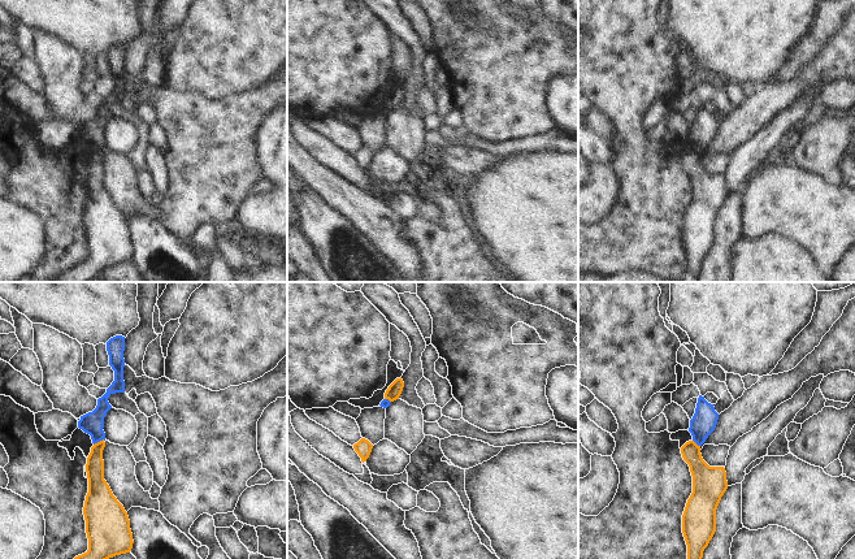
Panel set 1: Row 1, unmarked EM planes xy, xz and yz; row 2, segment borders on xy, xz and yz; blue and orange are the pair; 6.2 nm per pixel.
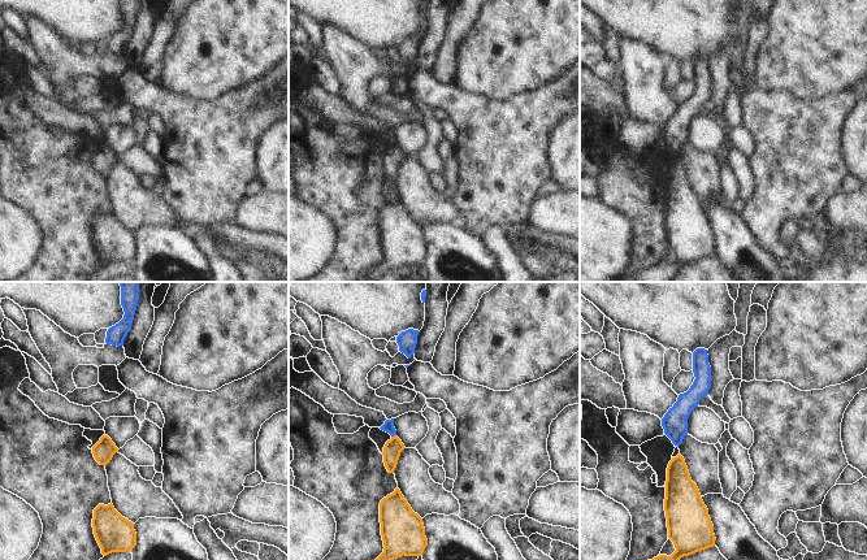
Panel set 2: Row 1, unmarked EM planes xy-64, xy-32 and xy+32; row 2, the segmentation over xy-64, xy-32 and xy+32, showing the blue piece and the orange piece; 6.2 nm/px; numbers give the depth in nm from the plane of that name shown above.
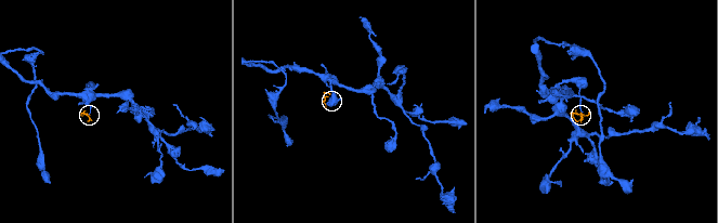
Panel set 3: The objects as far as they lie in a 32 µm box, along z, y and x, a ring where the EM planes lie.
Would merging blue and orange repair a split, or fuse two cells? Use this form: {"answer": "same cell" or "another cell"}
{"answer": "another cell"}

